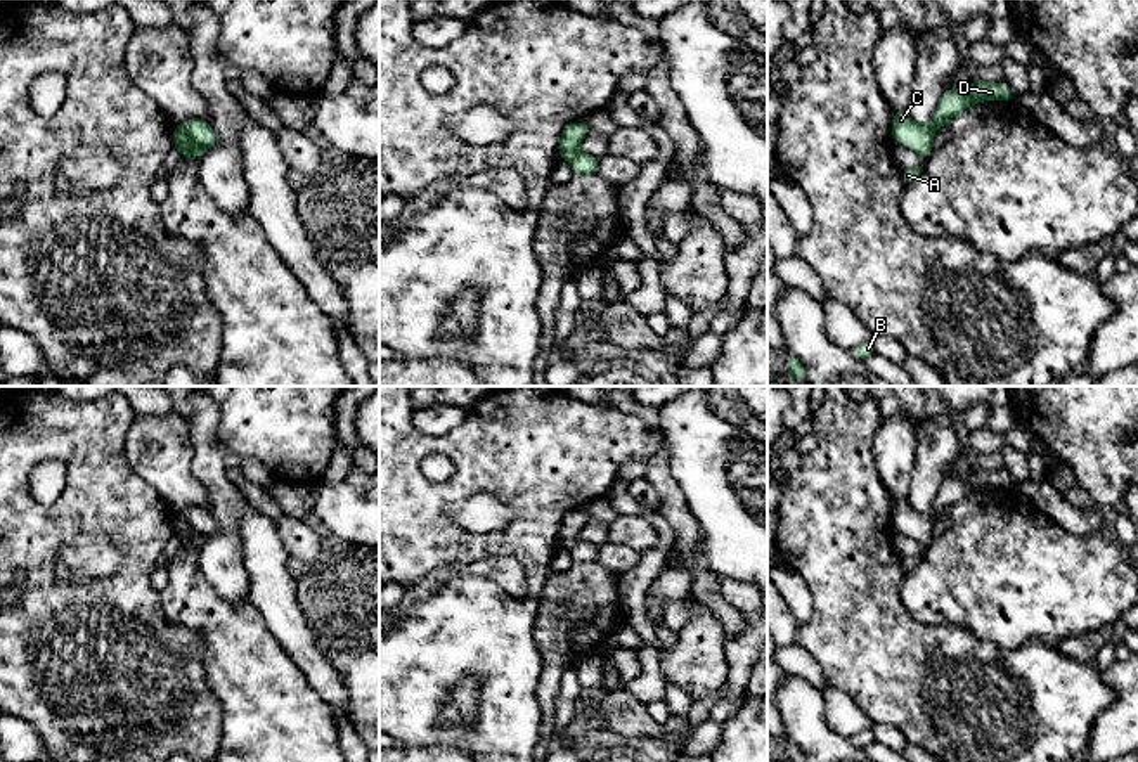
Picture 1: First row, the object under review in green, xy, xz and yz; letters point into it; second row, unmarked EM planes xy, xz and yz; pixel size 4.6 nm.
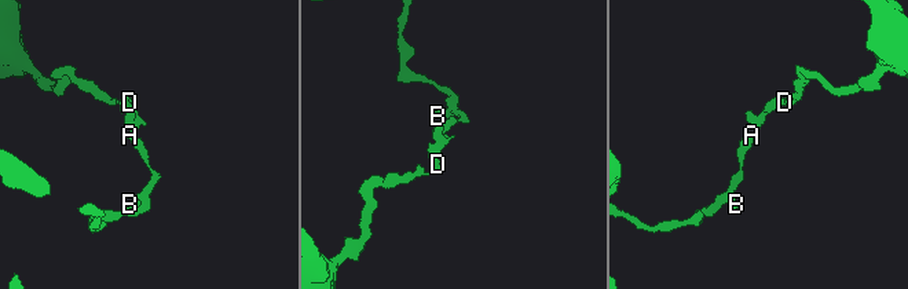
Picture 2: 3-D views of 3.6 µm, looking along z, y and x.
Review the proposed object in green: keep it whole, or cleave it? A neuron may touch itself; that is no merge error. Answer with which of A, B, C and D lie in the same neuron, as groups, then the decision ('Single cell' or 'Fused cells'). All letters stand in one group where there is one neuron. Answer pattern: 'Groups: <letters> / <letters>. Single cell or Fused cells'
Groups: A B C / D. Fused cells

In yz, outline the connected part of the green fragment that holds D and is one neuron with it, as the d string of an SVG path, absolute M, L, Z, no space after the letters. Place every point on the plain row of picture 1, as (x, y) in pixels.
M973 466L972 476L968 480L961 476L946 476L941 483L941 488L928 509L932 520L939 518L949 506L960 502L973 492L982 488L1013 488L1015 483L1006 469L991 471Z

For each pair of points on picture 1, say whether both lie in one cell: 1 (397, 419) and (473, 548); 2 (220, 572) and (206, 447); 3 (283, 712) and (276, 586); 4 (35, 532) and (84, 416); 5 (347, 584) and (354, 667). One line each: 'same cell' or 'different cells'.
1: same cell
2: same cell
3: different cells
4: same cell
5: same cell

